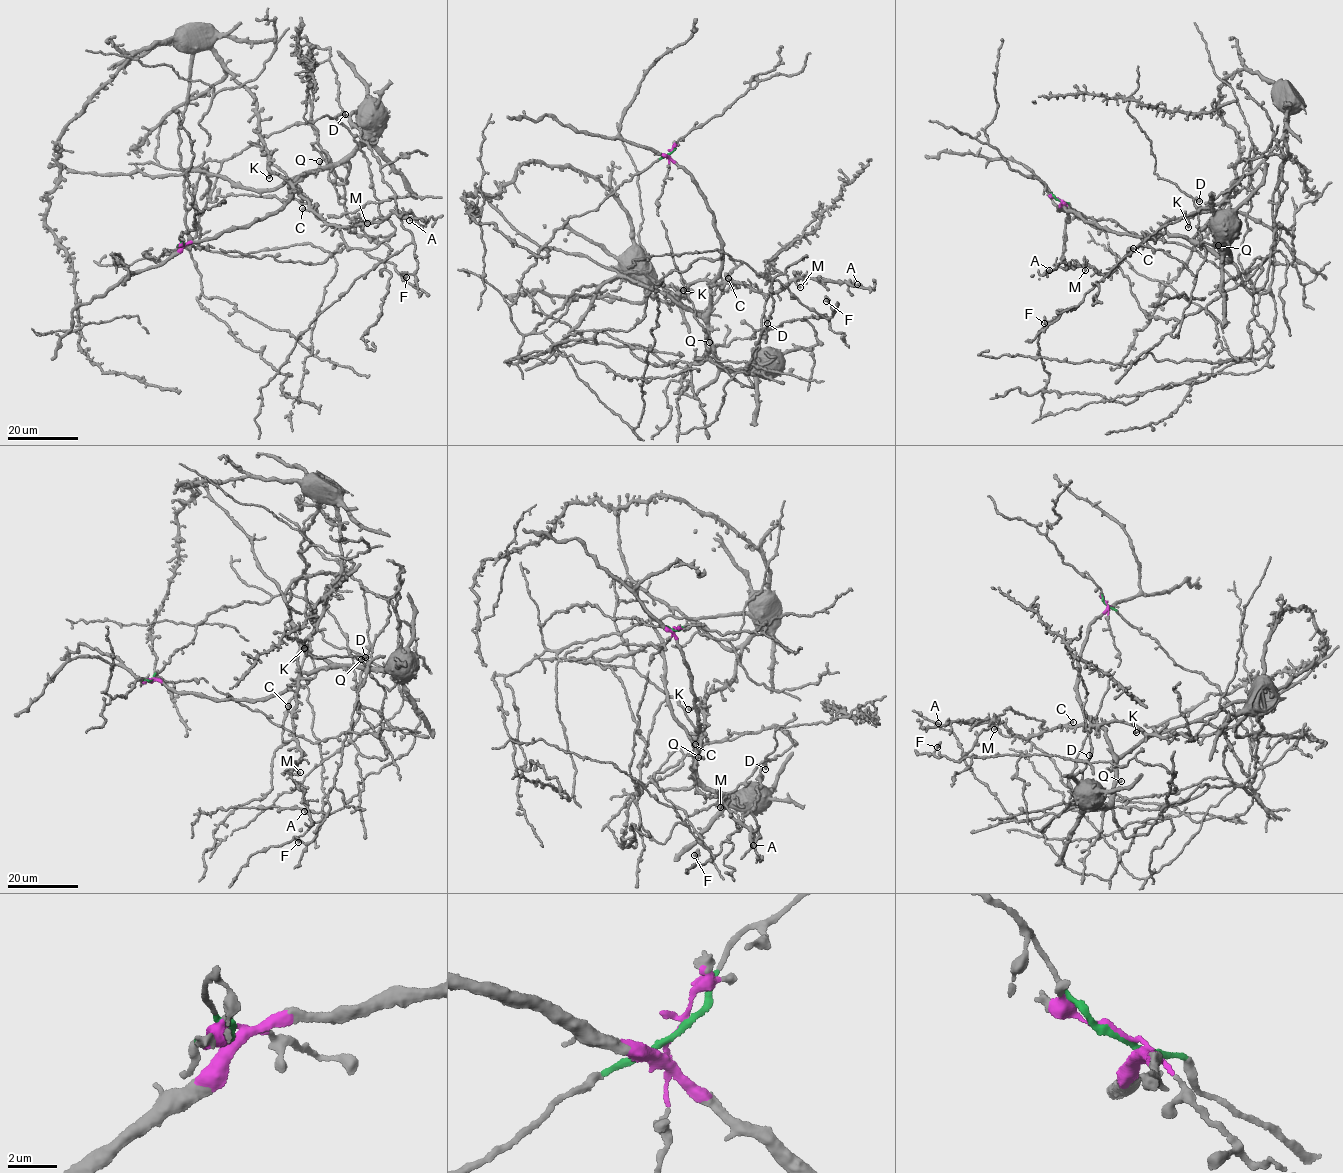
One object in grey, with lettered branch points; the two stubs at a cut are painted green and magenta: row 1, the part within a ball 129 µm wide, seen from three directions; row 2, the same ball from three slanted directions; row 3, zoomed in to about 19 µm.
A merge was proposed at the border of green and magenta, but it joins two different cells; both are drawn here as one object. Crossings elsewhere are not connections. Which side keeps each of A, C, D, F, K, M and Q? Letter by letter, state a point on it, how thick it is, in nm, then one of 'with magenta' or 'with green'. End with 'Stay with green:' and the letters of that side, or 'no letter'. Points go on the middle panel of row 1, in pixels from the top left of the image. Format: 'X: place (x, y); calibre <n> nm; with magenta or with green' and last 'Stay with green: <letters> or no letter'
A: place (857, 284); calibre 190 nm; with green
C: place (728, 278); calibre 320 nm; with green
D: place (767, 323); calibre 480 nm; with magenta
F: place (826, 301); calibre 240 nm; with magenta
K: place (683, 290); calibre 440 nm; with green
M: place (800, 287); calibre 240 nm; with green
Q: place (709, 342); calibre 360 nm; with magenta
Stay with green: A, C, K, M

